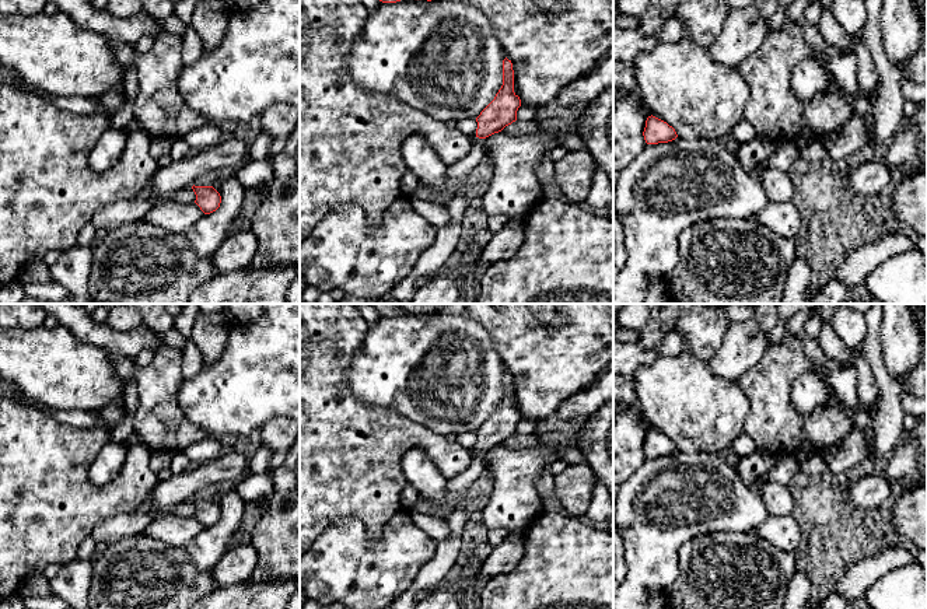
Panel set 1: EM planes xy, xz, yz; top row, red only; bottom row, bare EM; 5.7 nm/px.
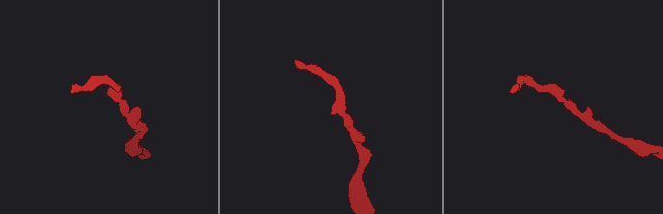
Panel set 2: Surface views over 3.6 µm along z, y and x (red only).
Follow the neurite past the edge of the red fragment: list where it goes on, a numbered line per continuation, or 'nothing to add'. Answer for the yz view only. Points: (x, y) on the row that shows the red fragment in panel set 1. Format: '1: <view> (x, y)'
nothing to add

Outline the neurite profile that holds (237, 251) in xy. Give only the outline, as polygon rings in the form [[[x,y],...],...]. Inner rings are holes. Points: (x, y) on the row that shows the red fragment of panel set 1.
[[[252,230],[230,232],[213,255],[216,274],[239,272],[251,266],[258,249],[258,238]]]

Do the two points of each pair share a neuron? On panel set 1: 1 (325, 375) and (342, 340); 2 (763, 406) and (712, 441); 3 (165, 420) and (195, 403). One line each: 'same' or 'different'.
1: same
2: different
3: different

